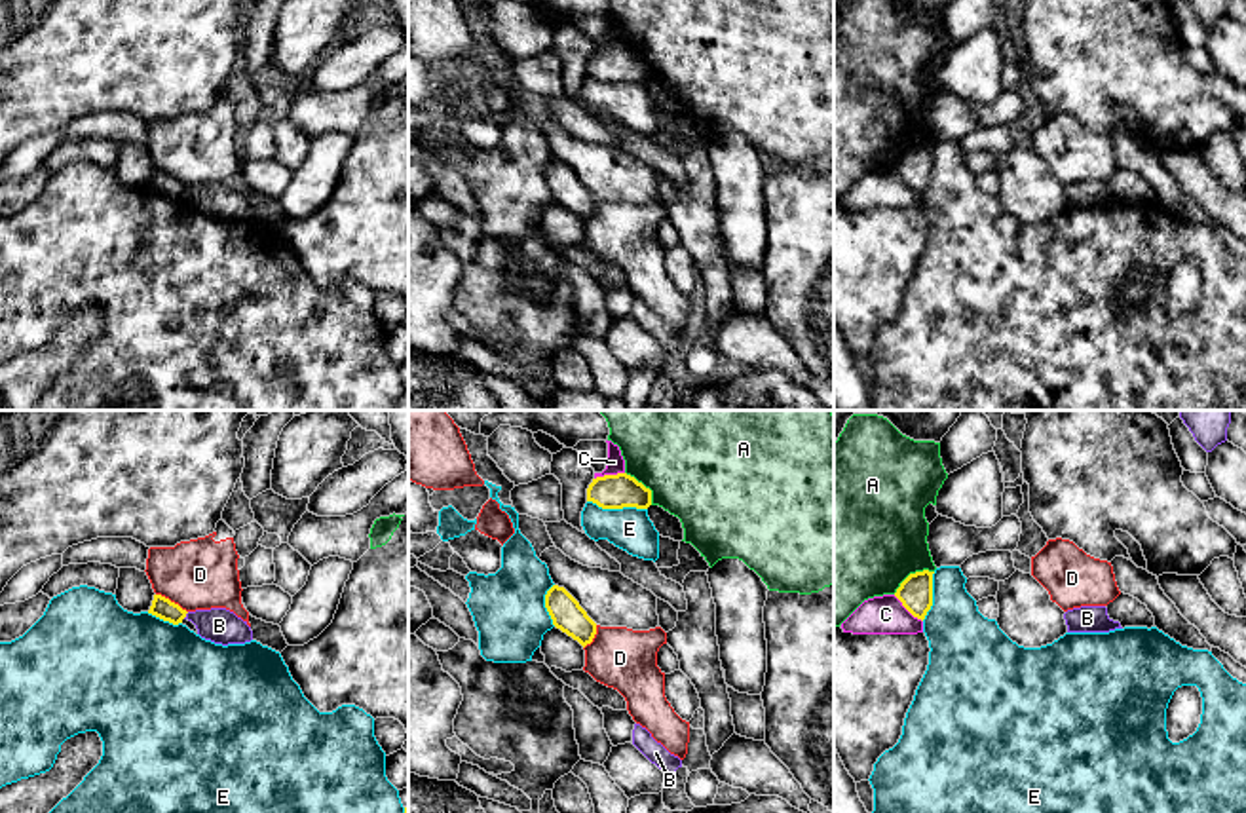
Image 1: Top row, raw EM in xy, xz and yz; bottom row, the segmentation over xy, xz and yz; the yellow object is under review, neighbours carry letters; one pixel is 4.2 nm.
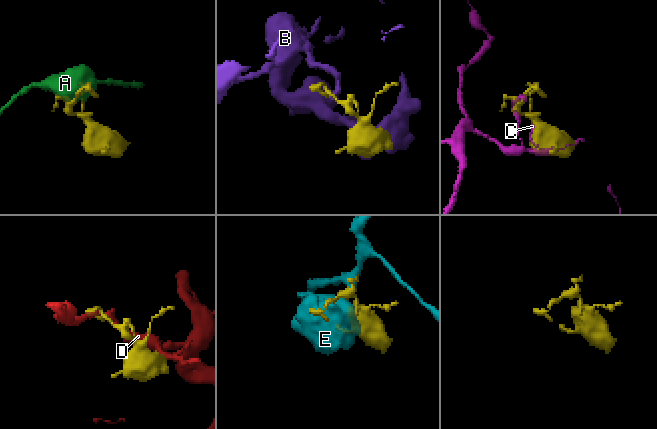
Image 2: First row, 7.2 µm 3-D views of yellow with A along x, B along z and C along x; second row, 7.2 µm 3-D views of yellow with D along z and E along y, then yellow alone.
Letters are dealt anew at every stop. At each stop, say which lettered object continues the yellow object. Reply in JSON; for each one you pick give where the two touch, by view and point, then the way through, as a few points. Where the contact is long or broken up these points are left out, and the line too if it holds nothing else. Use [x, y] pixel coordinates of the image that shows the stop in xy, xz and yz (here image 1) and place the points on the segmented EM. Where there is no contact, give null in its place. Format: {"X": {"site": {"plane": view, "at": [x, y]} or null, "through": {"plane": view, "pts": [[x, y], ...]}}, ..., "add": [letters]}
{"add": []}

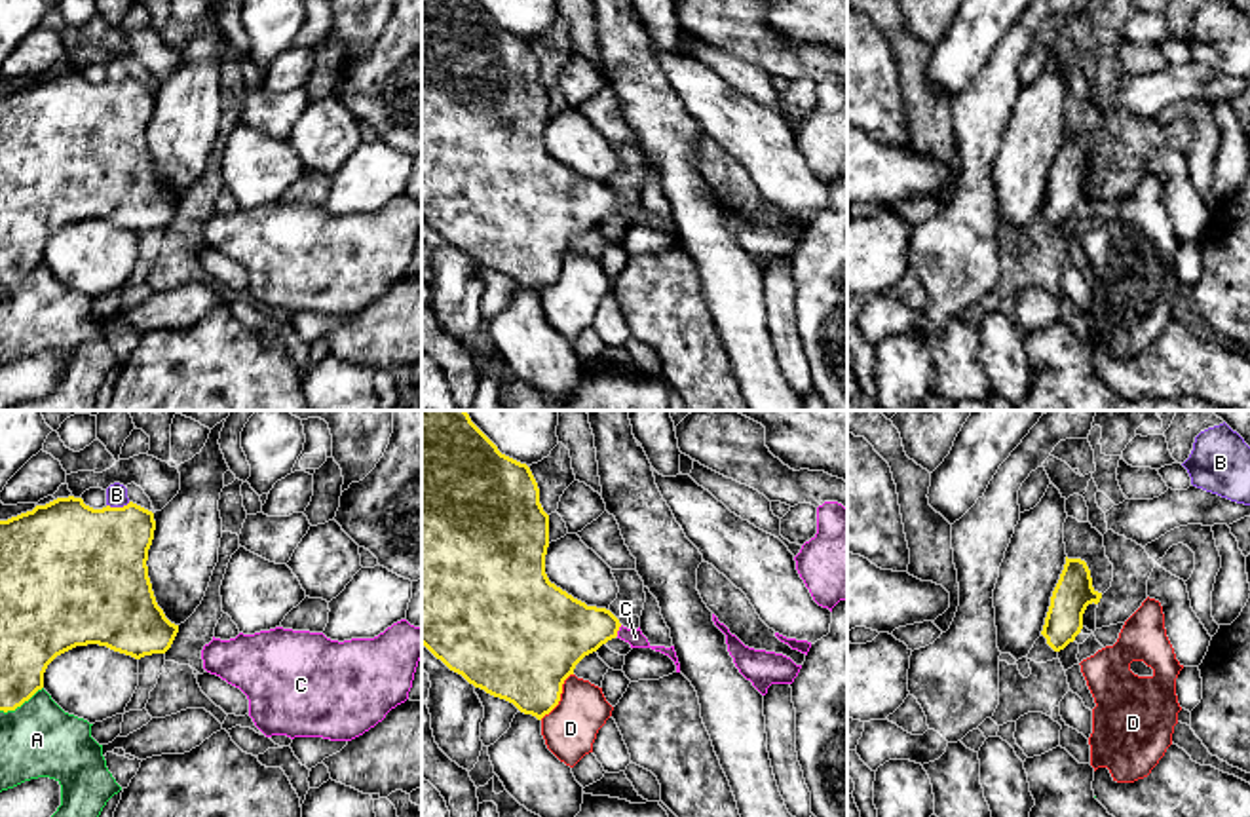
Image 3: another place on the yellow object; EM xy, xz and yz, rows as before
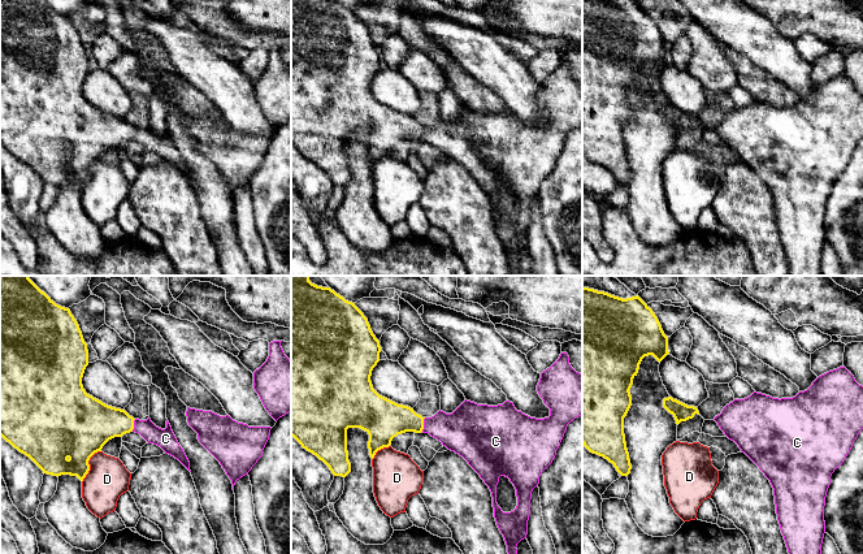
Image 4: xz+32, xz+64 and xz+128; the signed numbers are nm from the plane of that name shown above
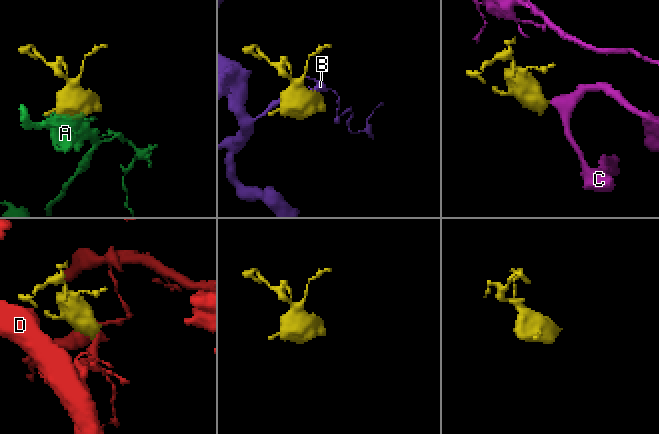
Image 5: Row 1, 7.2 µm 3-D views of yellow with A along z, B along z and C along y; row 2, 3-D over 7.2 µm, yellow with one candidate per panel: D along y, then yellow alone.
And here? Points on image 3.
{"C": {"site": {"plane": "xz", "at": [618, 629]}, "through": {"plane": "xz", "pts": [[559, 631], [618, 629], [635, 637]]}}, "add": ["C"]}

